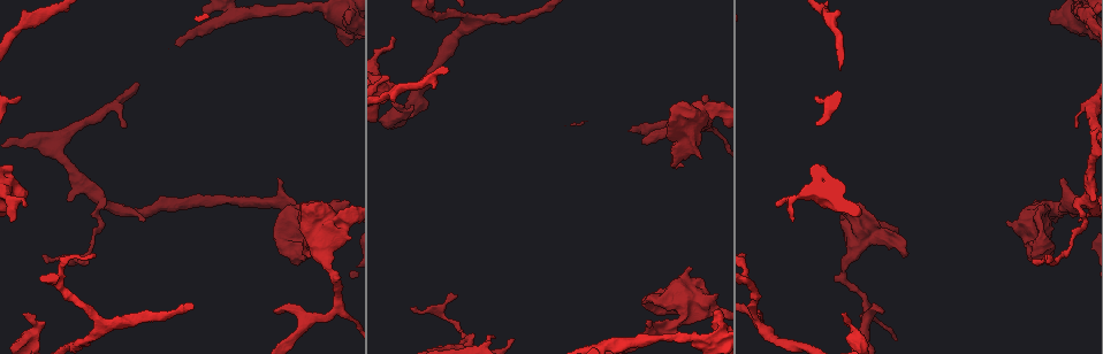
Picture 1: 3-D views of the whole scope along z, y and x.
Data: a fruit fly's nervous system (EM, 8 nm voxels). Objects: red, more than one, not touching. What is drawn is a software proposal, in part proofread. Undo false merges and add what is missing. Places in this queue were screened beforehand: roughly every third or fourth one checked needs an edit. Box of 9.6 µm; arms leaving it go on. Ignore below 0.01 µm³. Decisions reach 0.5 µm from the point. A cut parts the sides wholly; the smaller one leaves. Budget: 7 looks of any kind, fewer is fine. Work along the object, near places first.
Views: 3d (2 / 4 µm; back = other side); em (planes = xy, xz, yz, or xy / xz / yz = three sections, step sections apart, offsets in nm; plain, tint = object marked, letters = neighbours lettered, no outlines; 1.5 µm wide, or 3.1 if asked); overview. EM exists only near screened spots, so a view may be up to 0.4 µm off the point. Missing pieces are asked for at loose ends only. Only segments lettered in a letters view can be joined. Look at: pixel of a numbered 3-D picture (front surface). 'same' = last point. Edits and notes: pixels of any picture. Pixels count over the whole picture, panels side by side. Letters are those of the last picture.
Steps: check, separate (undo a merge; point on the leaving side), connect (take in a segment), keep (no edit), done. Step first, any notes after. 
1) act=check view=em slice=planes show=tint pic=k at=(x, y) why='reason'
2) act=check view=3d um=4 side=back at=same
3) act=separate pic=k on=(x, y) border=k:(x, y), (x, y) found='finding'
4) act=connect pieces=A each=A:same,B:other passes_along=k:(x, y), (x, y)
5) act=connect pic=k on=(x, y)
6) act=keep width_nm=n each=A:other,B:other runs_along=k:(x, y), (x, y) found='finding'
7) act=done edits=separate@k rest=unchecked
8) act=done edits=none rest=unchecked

act=check view=3d um=4 pic=1 at=(701, 157) why='an open end'

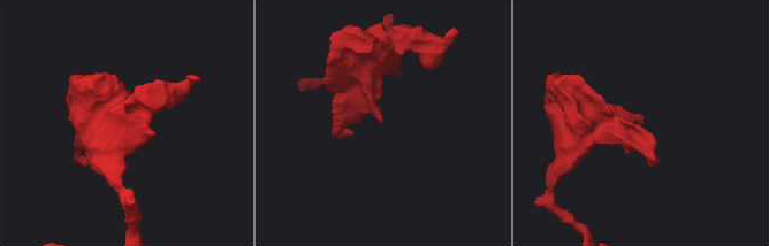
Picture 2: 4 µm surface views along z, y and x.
act=check view=em slice=yz step=4 show=tint pic=2 at=(639, 123)

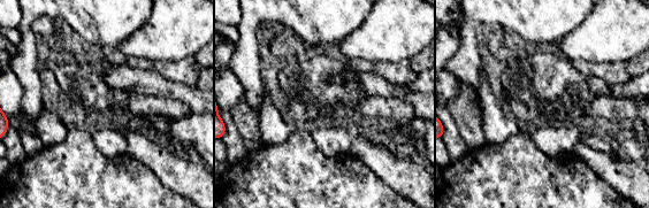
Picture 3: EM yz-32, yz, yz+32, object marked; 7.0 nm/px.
act=check view=em slice=planes show=letters at=same

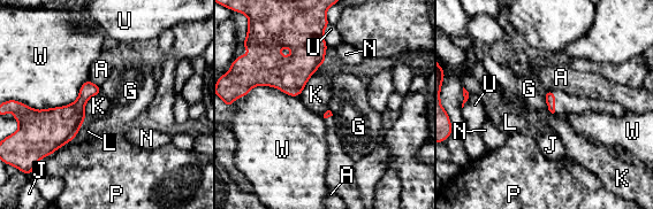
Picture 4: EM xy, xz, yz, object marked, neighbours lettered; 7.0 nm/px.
act=keep each=A:other,G:other,J:other,K:other,L:other,N:other,P:other,U:other,W:other border=4:(324, 62), (309, 78), (298, 95) found='none of them fits'

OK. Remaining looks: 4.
act=check view=em slice=planes show=tint pic=1 at=(334, 209) why='calibre changes'

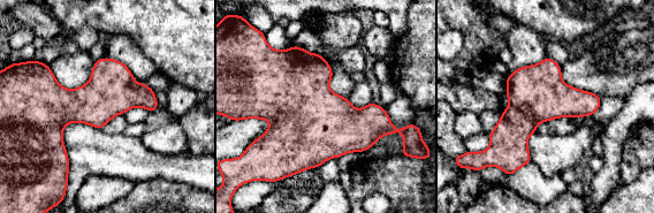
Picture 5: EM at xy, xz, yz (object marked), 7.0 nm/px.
act=check view=em slice=planes show=letters at=same why='see the neighbours'

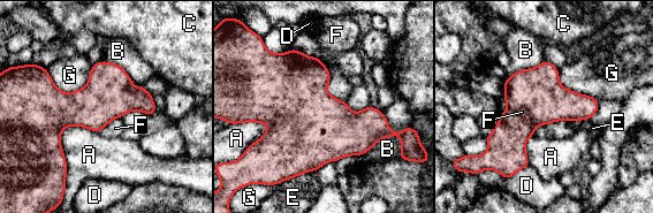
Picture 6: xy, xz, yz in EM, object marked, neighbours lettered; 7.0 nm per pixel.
act=keep each=A:other,B:other,C:other,D:other,E:other,F:other,G:other border=6:(92, 66), (69, 92), (45, 69) found='all the same neuron'

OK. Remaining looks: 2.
act=check view=em slice=xz step=4 show=letters pic=1 at=(26, 314)

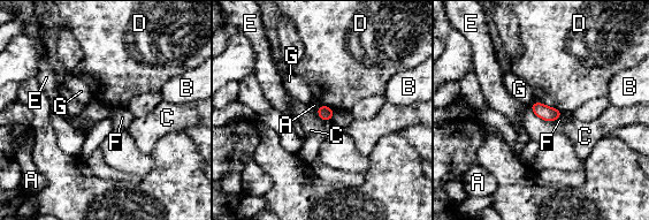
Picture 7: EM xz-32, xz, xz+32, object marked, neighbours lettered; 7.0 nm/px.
act=check view=em slice=planes show=letters at=same why='cut it another way'

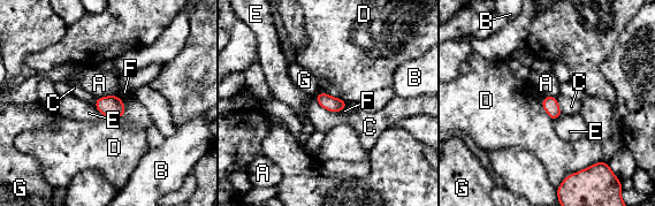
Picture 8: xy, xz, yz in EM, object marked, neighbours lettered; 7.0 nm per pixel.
act=keep each=A:other,B:other,C:other,D:other,E:other,F:other,G:other border=8:(122, 99), (121, 116), (100, 114) found='none of them fits'

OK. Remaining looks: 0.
act=done edits=none rest=unchecked

